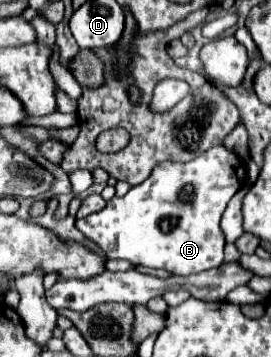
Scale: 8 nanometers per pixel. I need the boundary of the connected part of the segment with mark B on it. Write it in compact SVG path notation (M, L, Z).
M223 145L211 147L189 163L163 161L161 165L155 165L147 181L133 187L125 197L113 197L107 201L103 211L93 213L85 219L77 219L77 229L81 229L85 237L95 241L103 249L107 259L125 259L135 267L143 265L151 269L167 269L173 275L193 275L215 269L223 265L225 247L225 235L219 227L219 221L227 203L239 191L245 177L245 161Z

